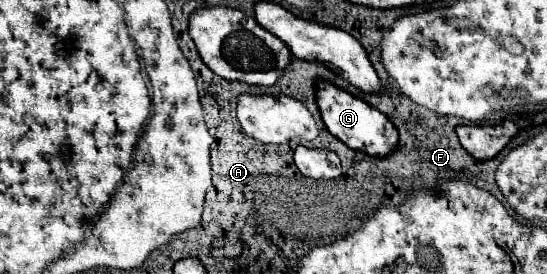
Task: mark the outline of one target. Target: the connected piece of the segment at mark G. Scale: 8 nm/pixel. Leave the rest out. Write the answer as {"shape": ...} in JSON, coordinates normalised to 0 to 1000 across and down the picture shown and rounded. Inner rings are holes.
{"shape":[[[578,299],[578,380],[585,394],[585,416],[600,482],[614,496],[618,511],[625,511],[633,533],[647,547],[662,547],[676,569],[706,569],[724,540],[728,482],[720,453],[695,401],[644,350],[640,336],[622,328],[618,314],[607,314],[603,299]]]}

